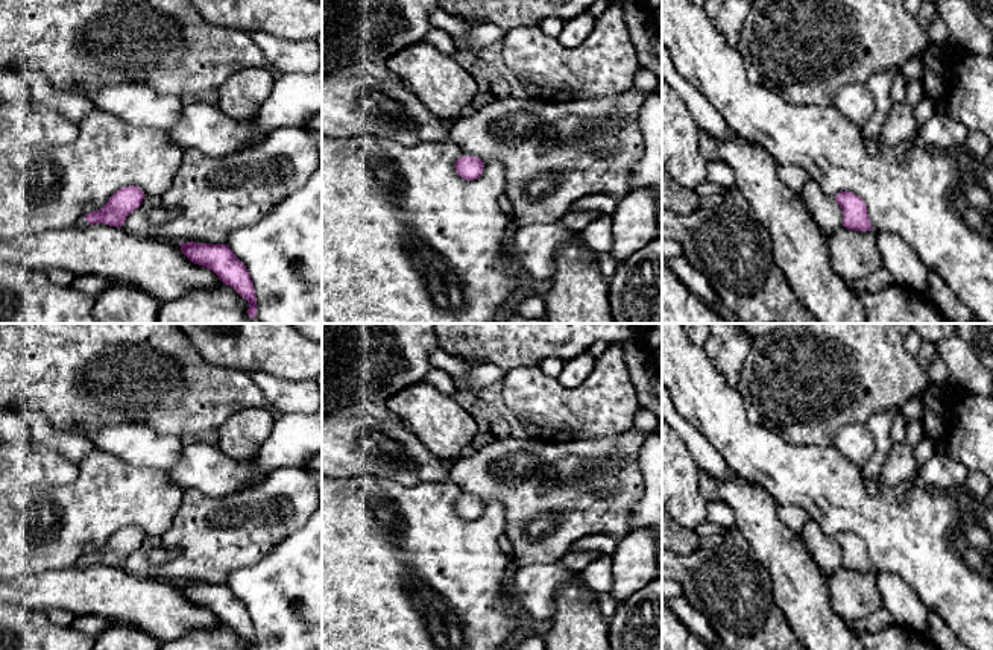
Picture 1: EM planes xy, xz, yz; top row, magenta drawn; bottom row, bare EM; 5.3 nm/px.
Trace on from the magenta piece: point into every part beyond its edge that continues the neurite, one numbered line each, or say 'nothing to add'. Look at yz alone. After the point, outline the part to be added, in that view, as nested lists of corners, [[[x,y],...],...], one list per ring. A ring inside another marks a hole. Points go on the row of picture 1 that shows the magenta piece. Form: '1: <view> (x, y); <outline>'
nothing to add

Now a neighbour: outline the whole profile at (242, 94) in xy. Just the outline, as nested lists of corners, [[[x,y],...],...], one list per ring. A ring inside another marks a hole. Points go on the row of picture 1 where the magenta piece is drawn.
[[[247,67],[225,80],[217,90],[217,108],[235,121],[252,121],[272,94],[275,76],[261,67]]]

